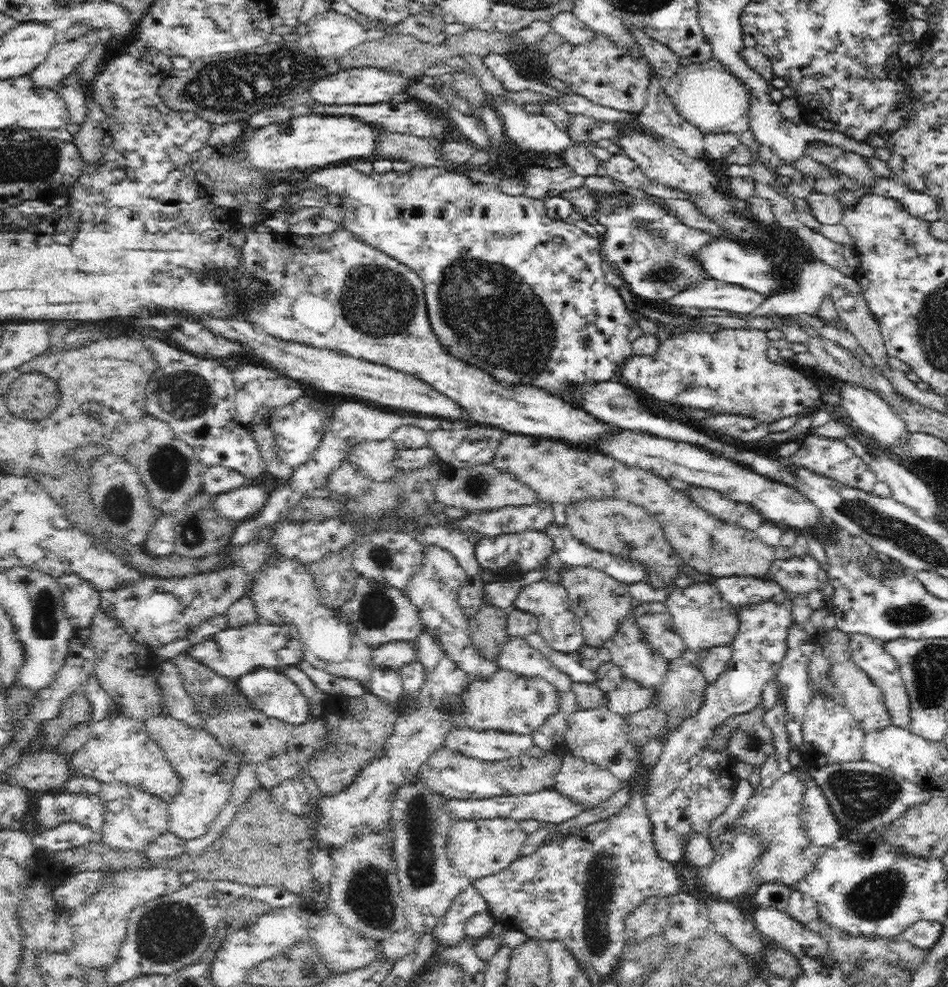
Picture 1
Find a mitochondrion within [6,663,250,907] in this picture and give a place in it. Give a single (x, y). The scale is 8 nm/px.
(52, 813)

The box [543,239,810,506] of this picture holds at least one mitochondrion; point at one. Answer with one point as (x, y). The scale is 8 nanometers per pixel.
(664, 270)

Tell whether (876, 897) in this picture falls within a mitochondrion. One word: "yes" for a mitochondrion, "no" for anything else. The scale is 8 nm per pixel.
yes

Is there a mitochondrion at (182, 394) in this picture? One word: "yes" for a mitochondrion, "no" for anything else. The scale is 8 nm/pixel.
yes

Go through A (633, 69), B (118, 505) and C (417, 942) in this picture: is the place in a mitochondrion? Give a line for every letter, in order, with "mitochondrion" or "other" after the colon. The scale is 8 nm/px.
A: other
B: mitochondrion
C: other

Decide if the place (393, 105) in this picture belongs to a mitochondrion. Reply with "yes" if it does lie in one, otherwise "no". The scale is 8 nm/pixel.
no

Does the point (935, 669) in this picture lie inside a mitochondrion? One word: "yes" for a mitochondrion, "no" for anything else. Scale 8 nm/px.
yes

